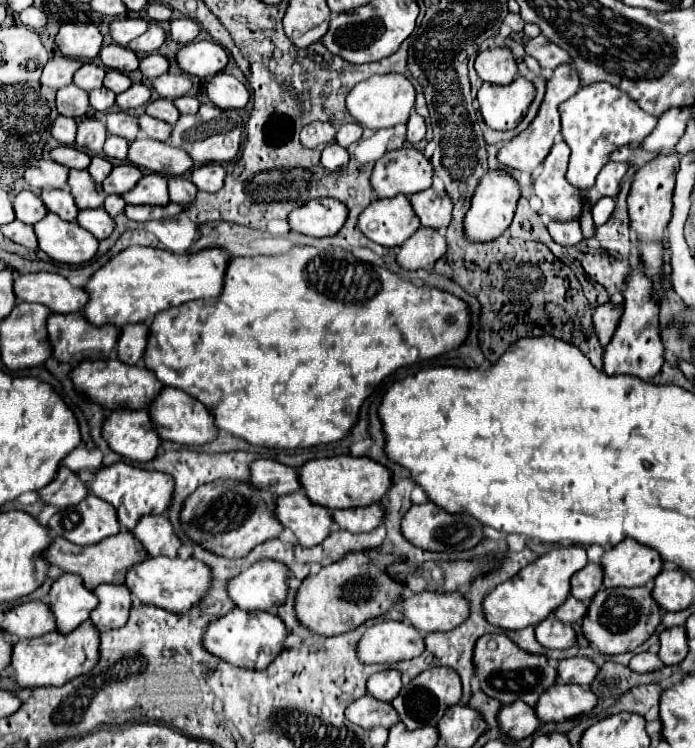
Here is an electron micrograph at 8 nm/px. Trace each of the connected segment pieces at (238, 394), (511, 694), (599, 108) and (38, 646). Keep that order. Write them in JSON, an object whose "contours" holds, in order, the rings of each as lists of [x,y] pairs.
{"contours":[[[[293,247],[289,253],[283,255],[257,255],[257,257],[233,257],[229,261],[227,273],[225,273],[225,287],[219,297],[215,299],[199,299],[189,301],[179,307],[167,309],[163,313],[157,313],[157,317],[151,323],[149,333],[149,345],[145,349],[145,367],[153,373],[157,371],[157,379],[169,387],[183,389],[191,397],[197,397],[211,413],[215,415],[215,425],[219,429],[225,429],[233,433],[235,437],[241,437],[253,445],[259,447],[271,447],[271,449],[307,449],[315,445],[325,445],[331,441],[345,439],[351,429],[355,427],[359,419],[359,409],[365,403],[365,399],[373,393],[373,389],[395,369],[413,365],[417,361],[433,359],[437,355],[443,355],[447,351],[453,351],[461,347],[467,341],[467,335],[471,331],[471,309],[469,305],[437,287],[415,287],[411,281],[401,279],[399,275],[391,273],[385,267],[359,261],[353,253],[343,249],[333,251],[319,251],[315,247]]],[[[487,633],[479,637],[475,645],[475,673],[479,677],[483,693],[489,697],[501,701],[501,703],[513,703],[517,699],[525,701],[527,705],[535,707],[541,693],[547,691],[555,679],[557,679],[557,669],[551,667],[549,659],[545,655],[537,653],[527,653],[519,645],[515,645],[505,633]]],[[[595,83],[581,87],[567,103],[561,105],[561,133],[571,147],[571,159],[567,169],[567,181],[577,189],[591,189],[599,171],[609,163],[609,155],[627,143],[643,143],[643,139],[657,127],[657,119],[643,113],[635,101],[623,91],[607,83]]],[[[91,619],[83,621],[77,629],[69,633],[51,631],[33,639],[19,639],[13,647],[11,667],[15,669],[15,681],[21,687],[41,687],[41,685],[65,685],[67,681],[91,671],[99,661],[101,633]]]]}

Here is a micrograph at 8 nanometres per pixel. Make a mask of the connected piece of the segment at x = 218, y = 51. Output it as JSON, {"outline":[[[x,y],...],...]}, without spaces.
{"outline":[[[213,41],[189,43],[189,45],[181,47],[177,53],[179,67],[185,73],[197,75],[197,77],[211,77],[211,75],[223,71],[227,61],[229,61],[227,51]]]}

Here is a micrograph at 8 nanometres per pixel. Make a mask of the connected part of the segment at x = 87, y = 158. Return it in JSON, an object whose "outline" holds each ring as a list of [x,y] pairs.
{"outline":[[[61,145],[61,147],[55,147],[51,151],[51,159],[53,161],[59,161],[61,165],[65,167],[73,167],[73,169],[87,169],[89,163],[91,163],[91,155],[89,153],[83,153],[83,149],[75,149],[75,147],[67,147],[67,145]]]}

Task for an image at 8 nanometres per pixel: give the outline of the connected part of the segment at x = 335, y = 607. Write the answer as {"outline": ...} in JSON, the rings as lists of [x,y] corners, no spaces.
{"outline":[[[351,551],[343,559],[321,567],[319,573],[309,575],[299,587],[299,593],[295,597],[295,611],[299,621],[315,633],[331,637],[357,629],[365,621],[389,613],[407,587],[401,581],[393,579],[387,569],[393,563],[405,561],[405,557],[395,557],[387,553],[369,557],[367,551]]]}

